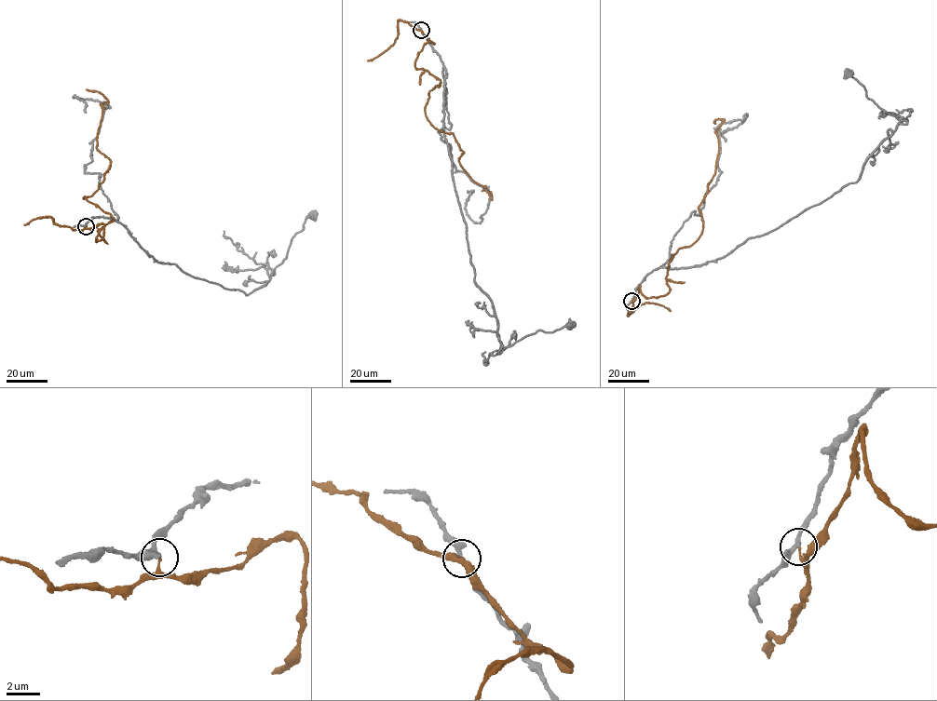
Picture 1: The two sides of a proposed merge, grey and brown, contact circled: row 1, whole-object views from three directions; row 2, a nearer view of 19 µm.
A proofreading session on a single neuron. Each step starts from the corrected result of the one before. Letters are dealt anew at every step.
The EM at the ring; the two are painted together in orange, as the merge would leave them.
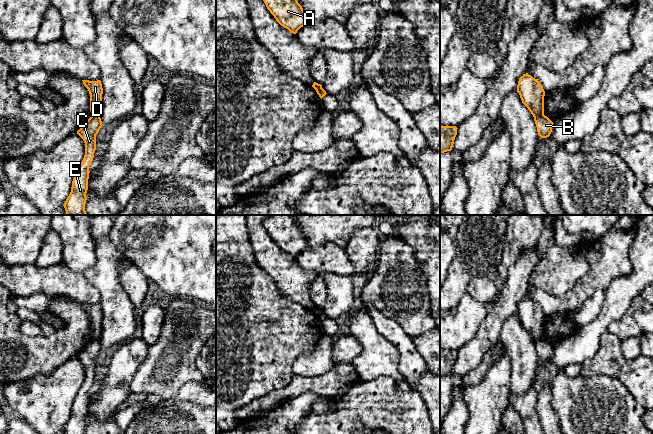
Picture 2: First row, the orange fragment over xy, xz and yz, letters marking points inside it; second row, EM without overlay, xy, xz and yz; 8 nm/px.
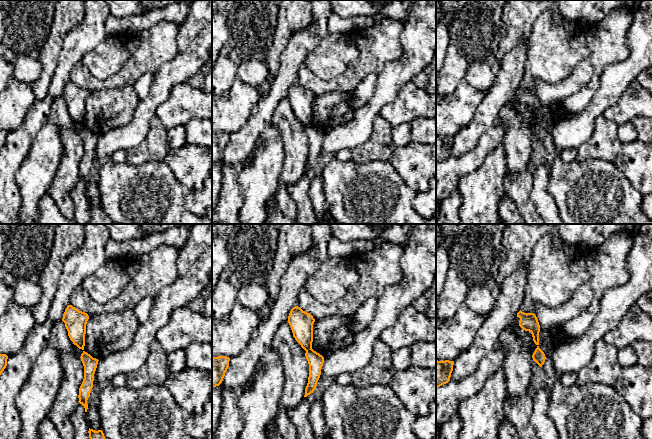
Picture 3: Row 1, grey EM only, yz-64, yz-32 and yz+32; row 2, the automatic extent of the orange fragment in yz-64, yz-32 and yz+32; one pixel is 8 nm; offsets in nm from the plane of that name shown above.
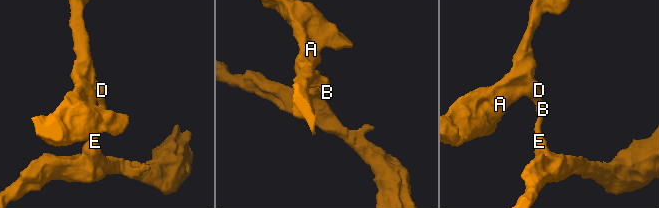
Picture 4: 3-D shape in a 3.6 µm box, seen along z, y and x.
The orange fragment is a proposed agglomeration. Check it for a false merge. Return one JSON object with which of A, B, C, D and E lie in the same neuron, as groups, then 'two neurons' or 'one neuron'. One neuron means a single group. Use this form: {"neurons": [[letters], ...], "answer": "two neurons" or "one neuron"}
{"neurons": [["A", "D"], ["B", "C", "E"]], "answer": "two neurons"}

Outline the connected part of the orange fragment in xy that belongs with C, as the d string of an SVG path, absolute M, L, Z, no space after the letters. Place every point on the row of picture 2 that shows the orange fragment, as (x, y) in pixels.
M100 115L91 116L77 131L85 143L85 155L73 178L71 192L63 205L67 215L87 215L85 203L90 173L89 166L96 150L96 135L102 125Z

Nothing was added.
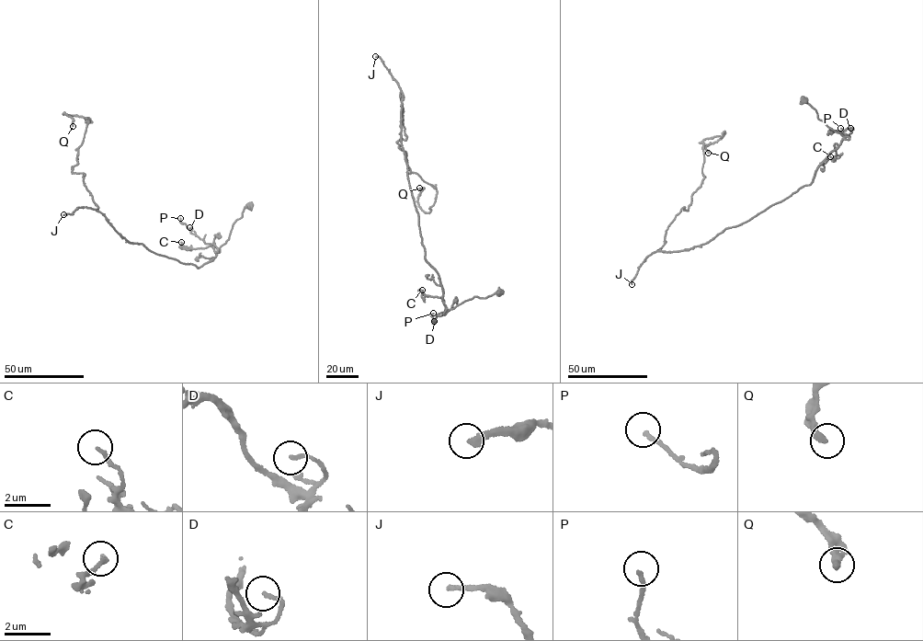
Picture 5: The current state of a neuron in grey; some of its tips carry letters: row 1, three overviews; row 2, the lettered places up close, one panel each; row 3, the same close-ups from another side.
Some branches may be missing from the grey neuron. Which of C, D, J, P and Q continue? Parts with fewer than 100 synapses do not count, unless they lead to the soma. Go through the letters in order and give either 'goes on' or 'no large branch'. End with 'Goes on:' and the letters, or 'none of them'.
C: no large branch
D: no large branch
J: goes on
P: no large branch
Q: no large branch
Goes on: J

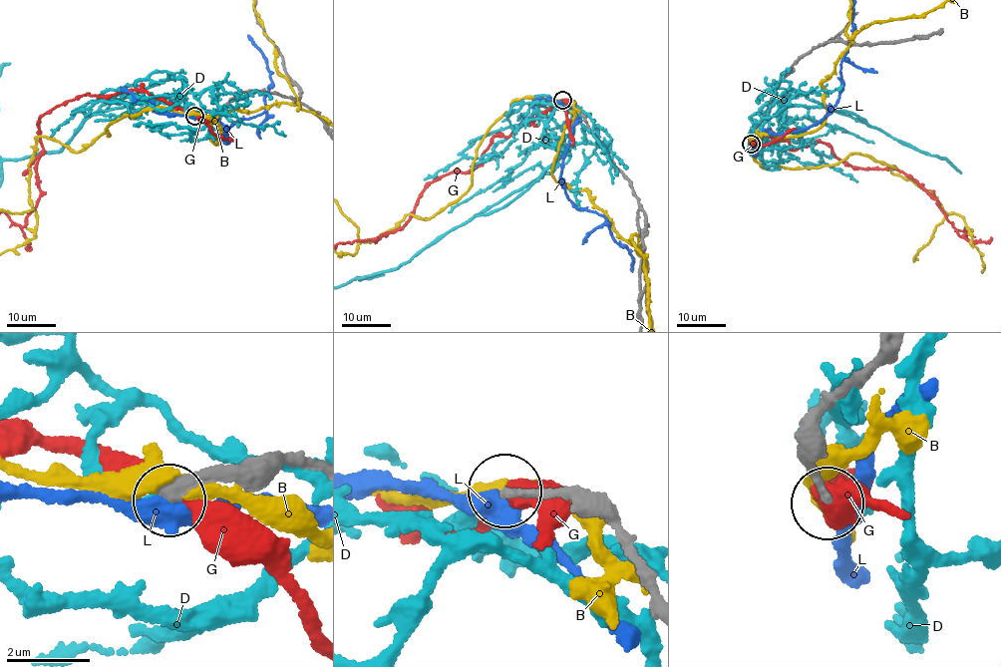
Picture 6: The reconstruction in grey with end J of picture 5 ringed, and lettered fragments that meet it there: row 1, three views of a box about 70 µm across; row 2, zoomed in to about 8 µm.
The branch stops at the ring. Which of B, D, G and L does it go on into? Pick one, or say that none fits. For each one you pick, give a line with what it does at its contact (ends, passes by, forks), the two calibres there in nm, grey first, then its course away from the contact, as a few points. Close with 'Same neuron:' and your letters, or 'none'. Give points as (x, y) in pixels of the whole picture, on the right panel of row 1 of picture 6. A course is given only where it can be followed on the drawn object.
Same neuron: none

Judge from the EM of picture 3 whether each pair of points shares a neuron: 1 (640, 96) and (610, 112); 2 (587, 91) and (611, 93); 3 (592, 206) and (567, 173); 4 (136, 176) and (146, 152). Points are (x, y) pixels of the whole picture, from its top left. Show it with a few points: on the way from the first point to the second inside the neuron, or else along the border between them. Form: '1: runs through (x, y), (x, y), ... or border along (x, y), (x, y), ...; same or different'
1: runs through (633, 102), (622, 112), (617, 112); same
2: border along (600, 77), (596, 94), (581, 111); different
3: runs through (589, 198), (572, 181); same
4: border along (127, 160), (133, 164), (163, 161); different

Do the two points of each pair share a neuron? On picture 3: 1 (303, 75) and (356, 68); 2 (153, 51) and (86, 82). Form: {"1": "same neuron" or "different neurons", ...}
{"1": "same neuron", "2": "same neuron"}

